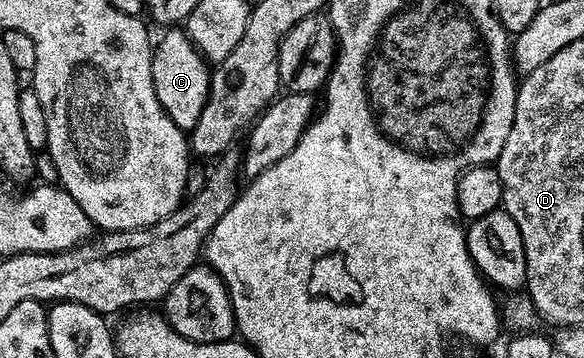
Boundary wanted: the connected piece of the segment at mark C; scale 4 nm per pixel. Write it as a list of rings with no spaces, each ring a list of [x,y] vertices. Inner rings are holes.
[[[170,28],[162,39],[157,39],[153,47],[152,84],[156,88],[156,100],[168,112],[172,124],[181,130],[190,131],[196,128],[196,120],[200,120],[200,112],[204,112],[204,104],[210,91],[211,67],[200,51],[194,47],[192,40],[182,28]]]

